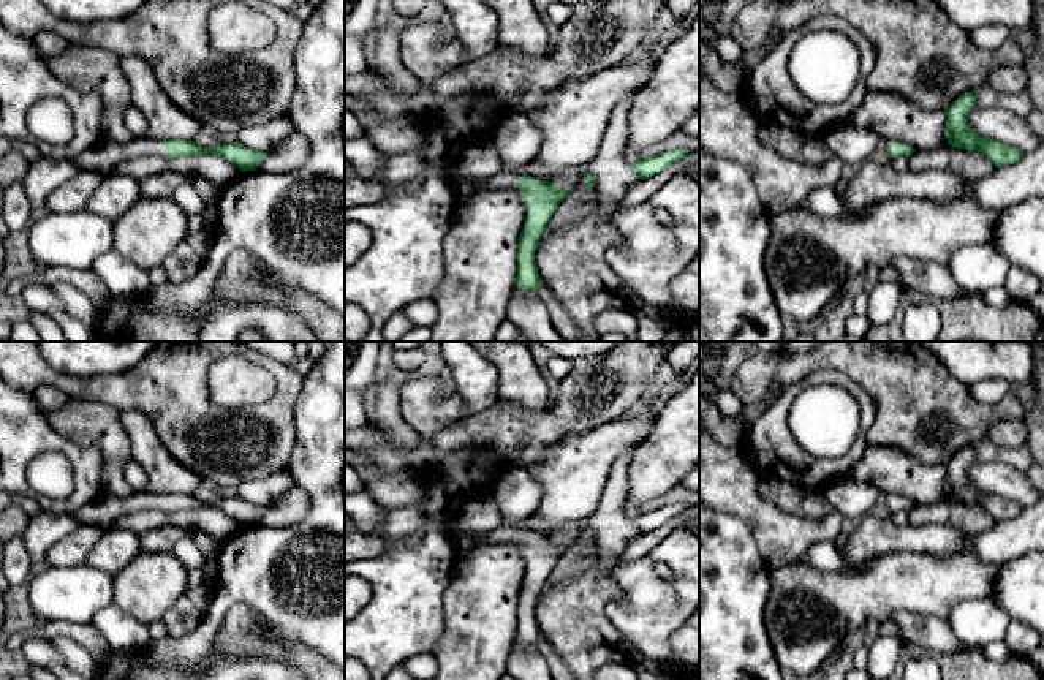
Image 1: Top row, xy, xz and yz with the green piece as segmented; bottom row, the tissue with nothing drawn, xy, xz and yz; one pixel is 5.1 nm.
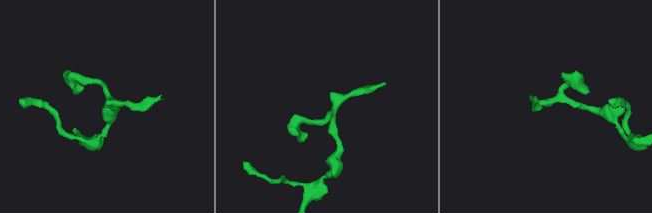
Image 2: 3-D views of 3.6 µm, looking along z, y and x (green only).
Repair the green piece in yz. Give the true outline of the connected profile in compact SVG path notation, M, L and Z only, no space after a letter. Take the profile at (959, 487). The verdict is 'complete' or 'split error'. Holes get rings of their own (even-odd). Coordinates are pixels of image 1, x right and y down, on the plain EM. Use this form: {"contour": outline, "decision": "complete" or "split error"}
{"contour": "M965 446L946 465L944 490L955 503L976 504L985 509L997 522L1019 516L1023 508L1009 500L1003 500L990 492L978 489L966 474L968 465L976 455L978 446Z", "decision": "complete"}

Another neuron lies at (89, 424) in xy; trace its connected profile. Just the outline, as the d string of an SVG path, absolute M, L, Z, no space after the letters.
M74 400L52 411L40 406L51 427L79 448L98 448L103 454L103 492L130 497L133 487L125 479L125 467L131 459L131 441L123 429L120 411L114 406Z

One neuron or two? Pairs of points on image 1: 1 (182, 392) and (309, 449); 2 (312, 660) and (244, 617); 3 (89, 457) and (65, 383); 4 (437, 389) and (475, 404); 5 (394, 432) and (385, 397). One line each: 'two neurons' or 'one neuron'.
1: two neurons
2: one neuron
3: two neurons
4: two neurons
5: one neuron

